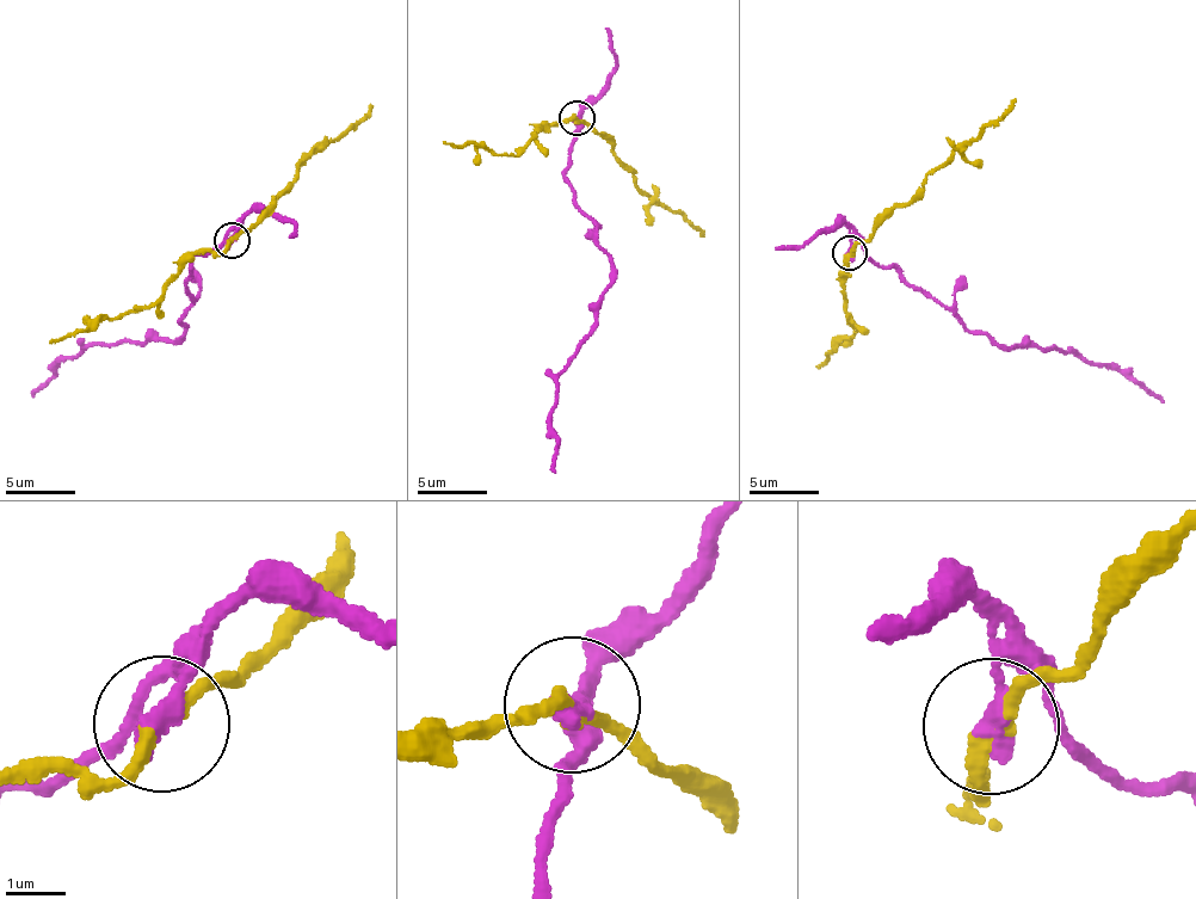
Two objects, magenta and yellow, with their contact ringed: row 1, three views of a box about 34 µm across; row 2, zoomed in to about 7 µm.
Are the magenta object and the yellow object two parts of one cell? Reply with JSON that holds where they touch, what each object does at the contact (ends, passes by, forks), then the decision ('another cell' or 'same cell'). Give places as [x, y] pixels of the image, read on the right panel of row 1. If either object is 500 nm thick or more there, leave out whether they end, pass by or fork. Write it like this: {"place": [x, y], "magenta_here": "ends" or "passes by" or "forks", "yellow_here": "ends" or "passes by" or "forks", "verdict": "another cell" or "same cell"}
{"place": [849, 253], "magenta_here": "ends", "yellow_here": "passes by", "verdict": "another cell"}

